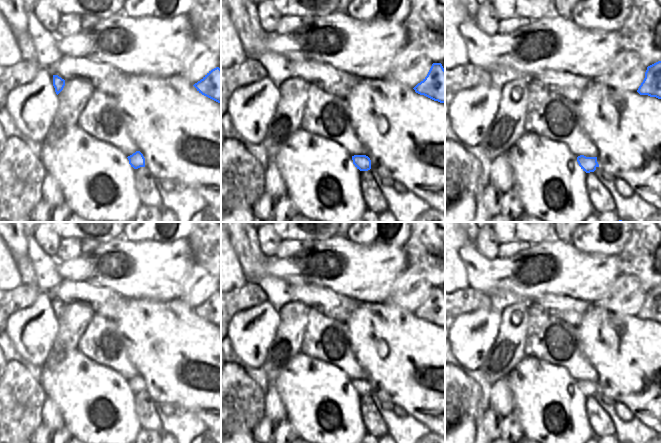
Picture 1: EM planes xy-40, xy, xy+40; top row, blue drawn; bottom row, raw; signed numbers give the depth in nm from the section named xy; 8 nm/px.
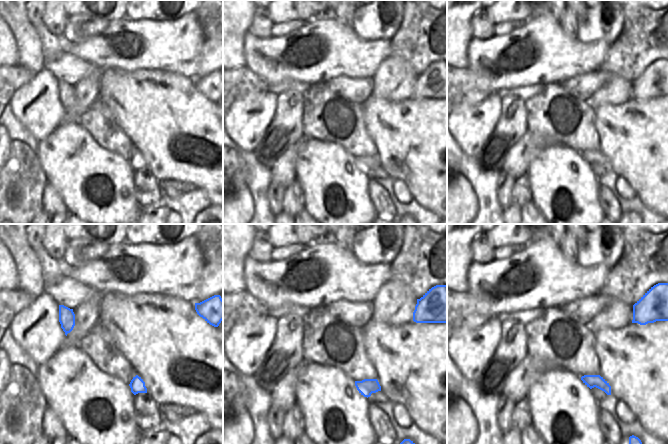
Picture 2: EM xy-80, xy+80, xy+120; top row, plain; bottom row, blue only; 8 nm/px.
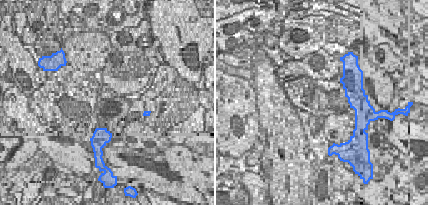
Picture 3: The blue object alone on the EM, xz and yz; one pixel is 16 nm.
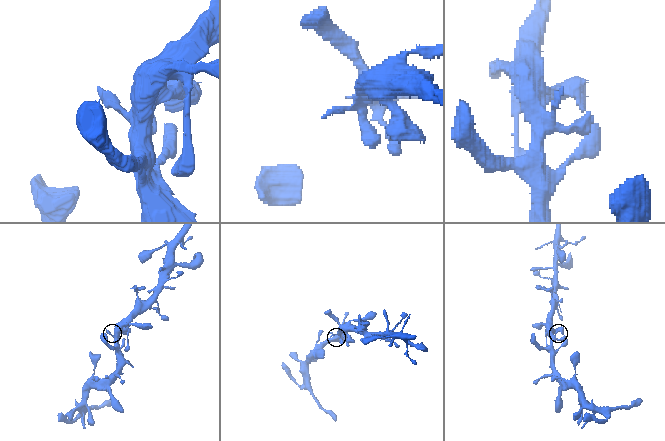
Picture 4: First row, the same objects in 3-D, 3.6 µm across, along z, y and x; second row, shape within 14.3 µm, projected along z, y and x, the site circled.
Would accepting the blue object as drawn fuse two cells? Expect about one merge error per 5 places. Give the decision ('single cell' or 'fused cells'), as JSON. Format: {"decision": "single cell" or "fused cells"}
{"decision": "single cell"}

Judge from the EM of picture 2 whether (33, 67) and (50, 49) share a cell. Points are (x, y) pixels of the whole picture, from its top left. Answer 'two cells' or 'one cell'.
two cells

